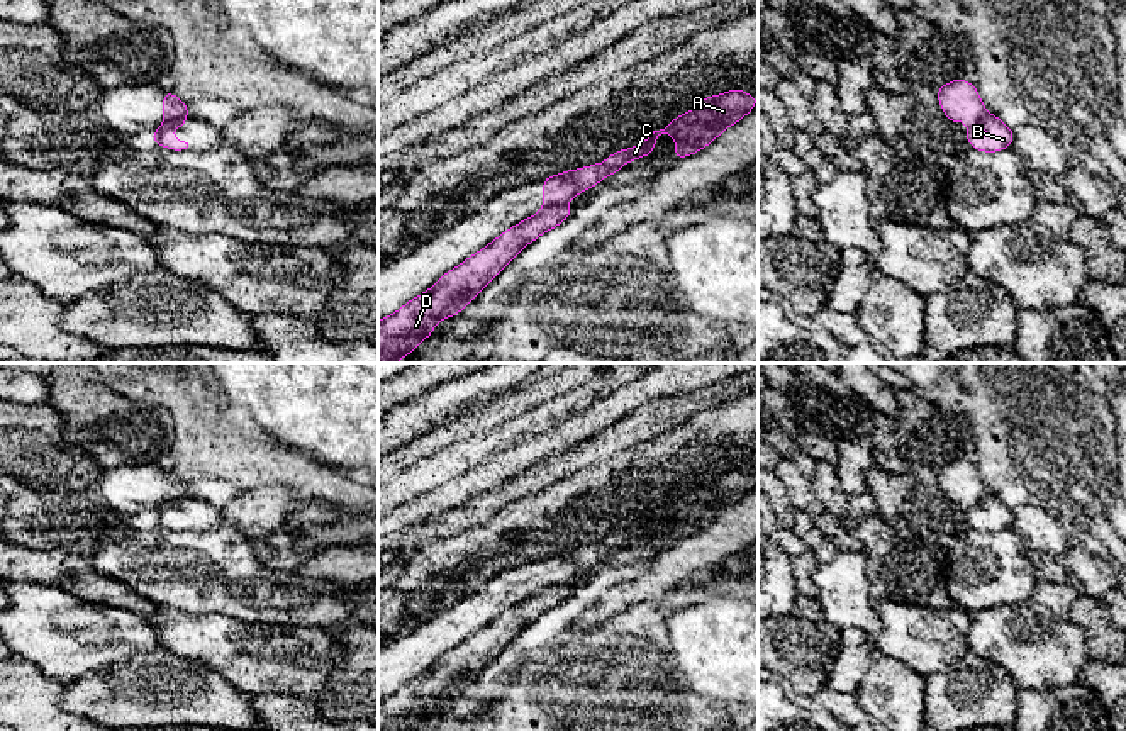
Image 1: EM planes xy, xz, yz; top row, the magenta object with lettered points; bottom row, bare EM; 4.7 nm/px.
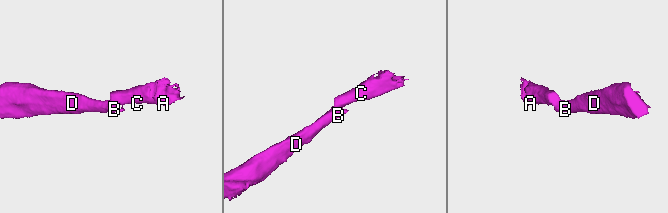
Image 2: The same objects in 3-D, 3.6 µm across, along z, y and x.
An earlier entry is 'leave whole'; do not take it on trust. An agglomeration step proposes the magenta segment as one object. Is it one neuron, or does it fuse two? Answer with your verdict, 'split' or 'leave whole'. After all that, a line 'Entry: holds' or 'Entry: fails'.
split
Entry: fails

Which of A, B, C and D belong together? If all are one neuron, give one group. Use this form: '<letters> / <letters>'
A C / B D

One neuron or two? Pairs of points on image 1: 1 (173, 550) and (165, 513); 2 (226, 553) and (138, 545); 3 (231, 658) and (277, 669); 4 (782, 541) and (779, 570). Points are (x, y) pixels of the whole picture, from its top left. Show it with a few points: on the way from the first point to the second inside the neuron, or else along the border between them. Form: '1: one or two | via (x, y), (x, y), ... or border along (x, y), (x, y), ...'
1: two | border along (150, 519), (170, 530), (209, 530)
2: one | via (204, 553), (160, 553)
3: one | via (243, 658), (265, 658)
4: two | border along (775, 543), (789, 557)

